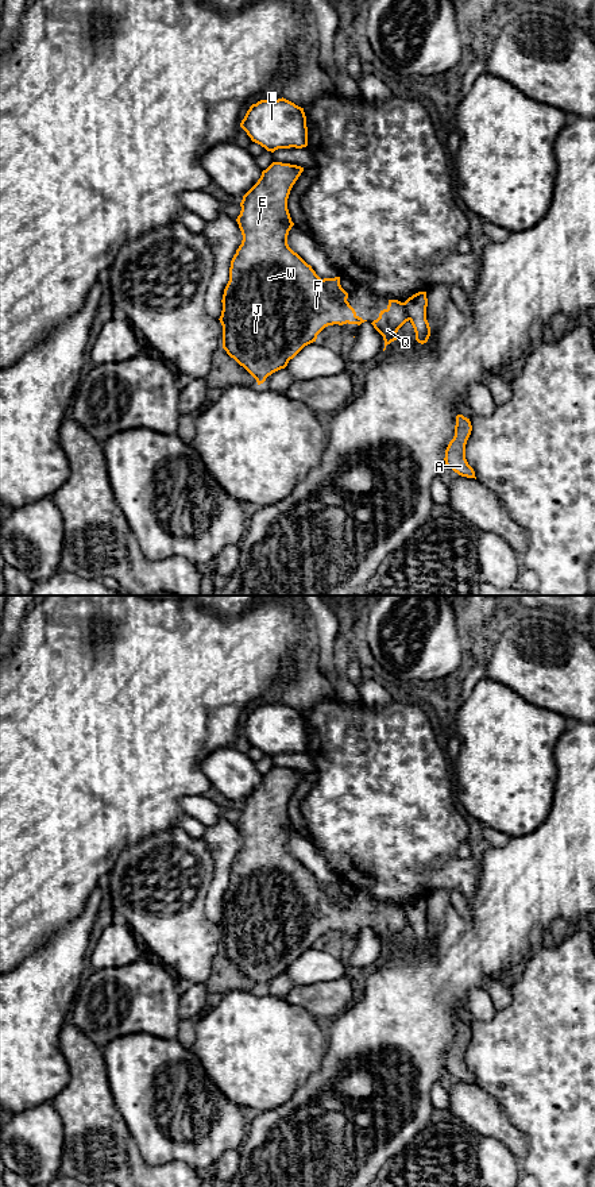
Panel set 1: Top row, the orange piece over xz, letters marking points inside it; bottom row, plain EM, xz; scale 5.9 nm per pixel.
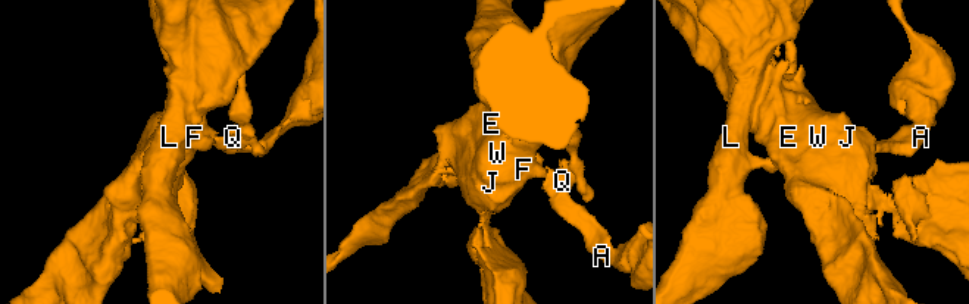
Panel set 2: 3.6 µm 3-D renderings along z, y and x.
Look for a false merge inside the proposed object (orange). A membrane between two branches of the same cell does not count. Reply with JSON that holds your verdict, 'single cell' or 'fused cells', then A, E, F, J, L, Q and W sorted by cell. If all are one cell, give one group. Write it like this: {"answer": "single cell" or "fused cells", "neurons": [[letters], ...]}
{"answer": "fused cells", "neurons": [["A", "E", "F", "J", "Q", "W"], ["L"]]}

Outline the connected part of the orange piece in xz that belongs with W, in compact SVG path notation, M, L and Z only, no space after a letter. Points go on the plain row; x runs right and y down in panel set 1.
M273 767L262 776L258 787L243 801L242 816L236 826L243 840L242 849L231 866L229 886L223 899L223 953L243 971L258 987L263 988L268 980L285 974L305 951L316 947L317 940L328 930L358 929L367 926L359 922L347 905L336 901L321 887L308 870L287 849L291 826L287 803L304 772L290 768Z

